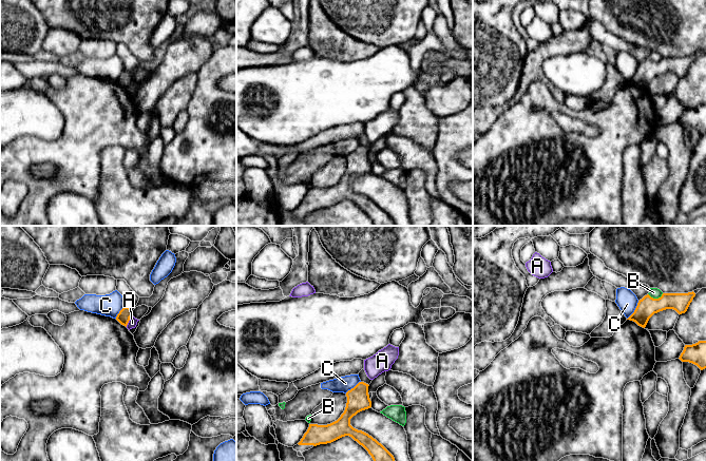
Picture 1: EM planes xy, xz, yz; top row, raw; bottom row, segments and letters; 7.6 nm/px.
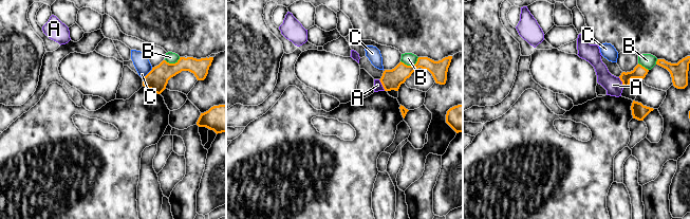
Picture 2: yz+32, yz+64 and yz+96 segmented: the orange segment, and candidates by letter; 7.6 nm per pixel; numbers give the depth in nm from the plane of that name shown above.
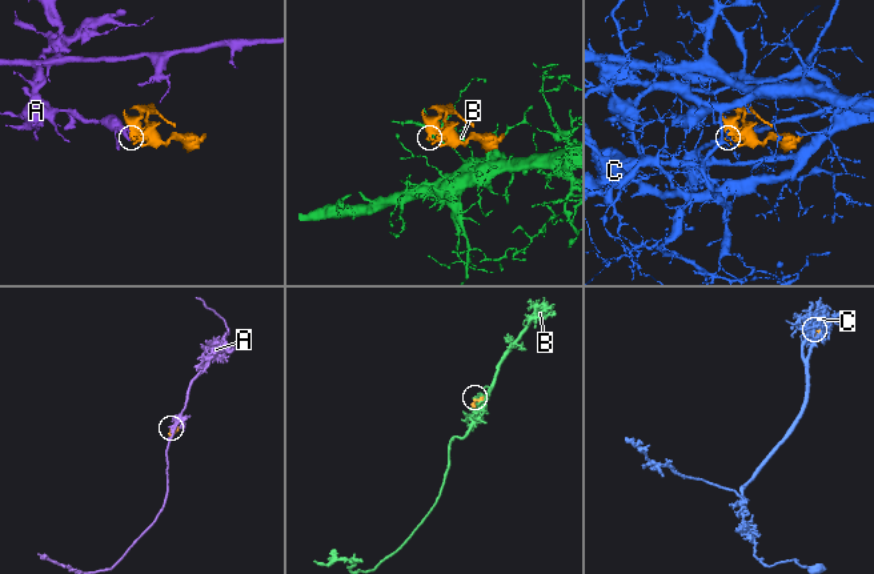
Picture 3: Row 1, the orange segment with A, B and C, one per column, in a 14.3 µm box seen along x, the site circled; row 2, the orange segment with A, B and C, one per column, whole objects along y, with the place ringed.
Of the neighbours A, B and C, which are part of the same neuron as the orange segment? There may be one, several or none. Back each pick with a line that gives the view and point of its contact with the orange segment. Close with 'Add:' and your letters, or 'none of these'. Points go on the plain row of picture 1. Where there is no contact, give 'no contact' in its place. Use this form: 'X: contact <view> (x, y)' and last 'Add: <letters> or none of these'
Add: none of these

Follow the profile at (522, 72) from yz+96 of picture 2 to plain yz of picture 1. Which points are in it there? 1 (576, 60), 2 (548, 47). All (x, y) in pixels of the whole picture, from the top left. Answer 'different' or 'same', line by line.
1: different
2: same

